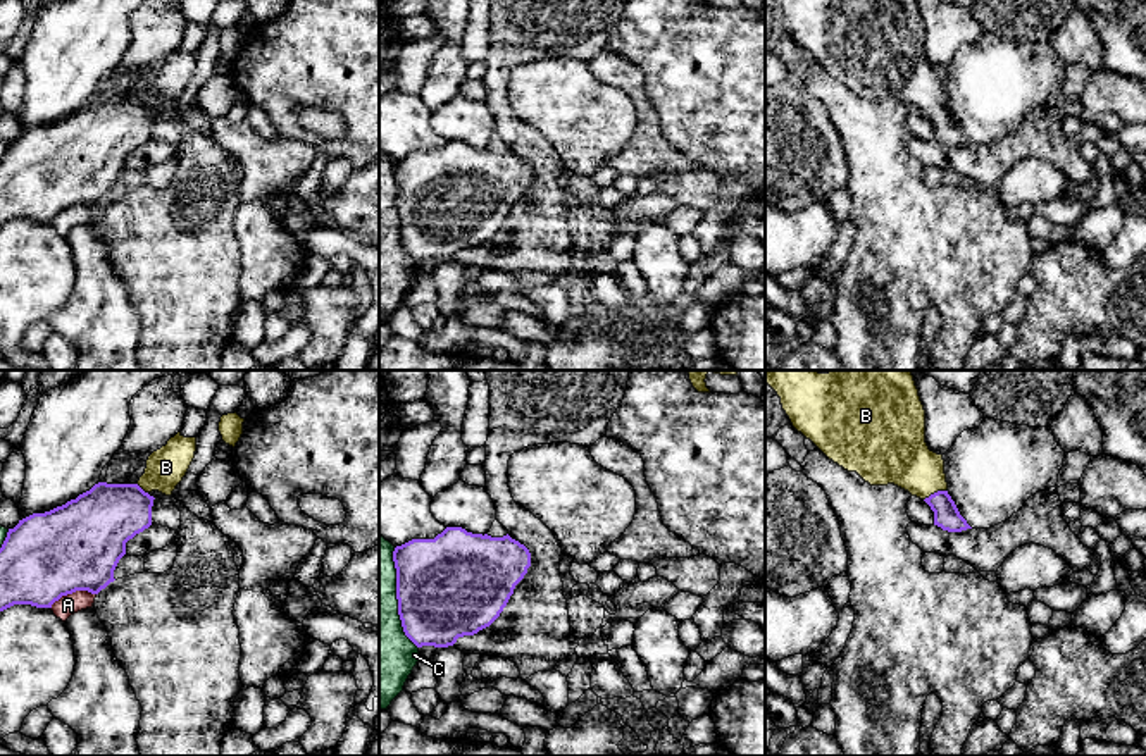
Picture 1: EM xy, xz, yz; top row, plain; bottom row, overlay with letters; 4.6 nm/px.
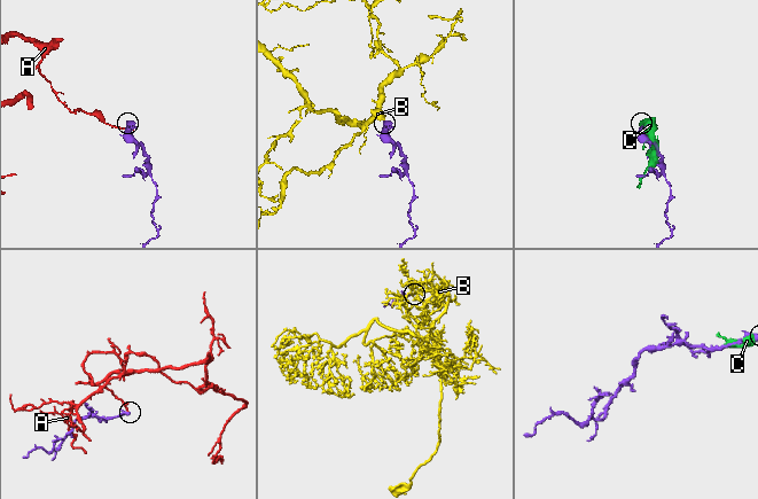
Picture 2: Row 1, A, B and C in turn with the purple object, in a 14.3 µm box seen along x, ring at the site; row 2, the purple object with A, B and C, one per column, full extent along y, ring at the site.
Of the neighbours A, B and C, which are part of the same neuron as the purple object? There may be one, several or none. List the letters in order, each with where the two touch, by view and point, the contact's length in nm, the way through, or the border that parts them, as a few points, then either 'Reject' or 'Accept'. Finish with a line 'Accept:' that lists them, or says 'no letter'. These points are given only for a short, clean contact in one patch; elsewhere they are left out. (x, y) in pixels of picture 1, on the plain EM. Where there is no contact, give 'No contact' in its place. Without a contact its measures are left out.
A: Touches purple at xy (71, 207). Shared border 220 nm. Reject
B: Touches purple at yz (934, 107). Shared border 120 nm. Path across: yz (946, 130), (934, 107), (898, 68). Accept
C: Touches purple at xz (397, 212). Shared border 480 nm. Reject
Accept: B

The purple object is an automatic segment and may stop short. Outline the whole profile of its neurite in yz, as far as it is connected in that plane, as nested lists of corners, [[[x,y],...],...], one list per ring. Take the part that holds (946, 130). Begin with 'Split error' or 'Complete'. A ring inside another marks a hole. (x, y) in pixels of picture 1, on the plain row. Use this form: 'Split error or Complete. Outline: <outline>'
Split error. Outline: [[[770,0],[781,12],[793,41],[810,53],[829,74],[856,86],[870,100],[894,98],[924,114],[934,126],[934,139],[948,146],[972,143],[948,108],[943,69],[925,57],[925,24],[917,0]]]

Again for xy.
Split error. Outline: [[[178,46],[146,74],[136,98],[98,96],[45,127],[33,127],[9,143],[0,162],[0,226],[14,219],[52,222],[62,210],[76,205],[98,208],[114,196],[114,184],[126,169],[126,157],[152,139],[152,105],[171,110],[186,90],[196,65],[196,52]]]

